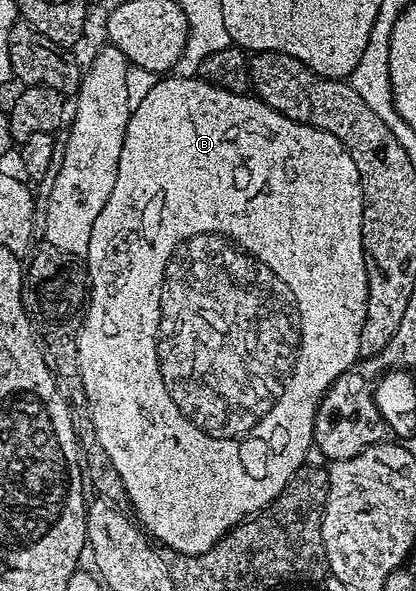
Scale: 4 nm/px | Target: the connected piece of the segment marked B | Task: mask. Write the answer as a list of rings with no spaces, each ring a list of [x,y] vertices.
[[[196,75],[191,77],[165,76],[163,79],[157,80],[156,85],[150,89],[150,95],[141,97],[135,102],[125,131],[125,141],[122,145],[119,173],[116,176],[114,191],[110,191],[110,199],[106,199],[106,207],[102,207],[102,215],[98,215],[98,219],[94,219],[94,231],[90,231],[90,247],[86,258],[86,268],[90,278],[90,300],[88,314],[84,317],[84,326],[81,327],[76,342],[78,343],[80,374],[88,396],[88,406],[92,412],[96,437],[102,443],[106,455],[110,455],[110,459],[114,463],[114,471],[118,471],[118,475],[122,479],[127,500],[129,502],[132,500],[133,510],[131,509],[131,512],[134,514],[135,520],[139,522],[145,534],[153,542],[161,541],[166,548],[172,549],[173,554],[198,555],[210,551],[234,526],[266,508],[287,487],[301,465],[309,460],[308,449],[310,453],[314,445],[312,432],[320,400],[342,374],[347,373],[357,364],[360,357],[362,323],[368,314],[368,259],[364,255],[364,244],[362,243],[363,218],[364,192],[360,186],[358,167],[354,163],[351,151],[332,133],[327,133],[326,130],[313,125],[303,125],[294,119],[286,119],[286,115],[274,111],[255,95],[231,93]]]

